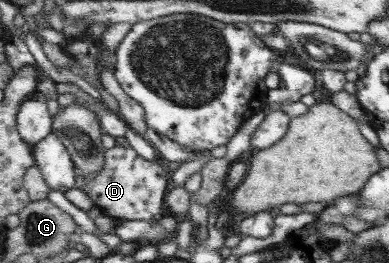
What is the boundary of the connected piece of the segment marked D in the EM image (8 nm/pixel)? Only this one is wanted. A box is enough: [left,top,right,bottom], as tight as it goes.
[76,145,168,222]

